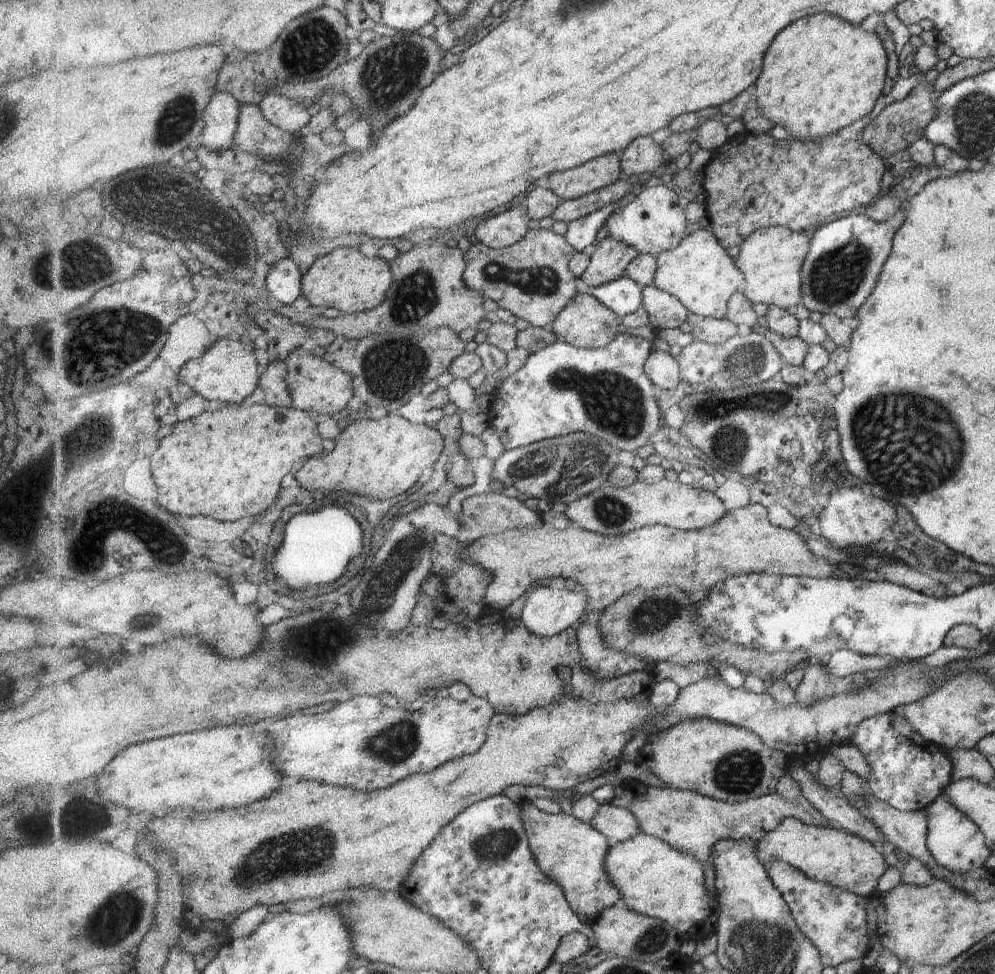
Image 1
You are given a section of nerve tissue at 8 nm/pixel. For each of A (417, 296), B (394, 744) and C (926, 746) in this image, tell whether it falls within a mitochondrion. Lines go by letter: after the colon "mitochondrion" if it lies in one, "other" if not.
A: mitochondrion
B: mitochondrion
C: other

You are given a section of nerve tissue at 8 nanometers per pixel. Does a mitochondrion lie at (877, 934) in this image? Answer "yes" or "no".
no

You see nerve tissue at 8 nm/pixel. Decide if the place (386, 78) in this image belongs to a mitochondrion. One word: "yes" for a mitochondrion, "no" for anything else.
yes

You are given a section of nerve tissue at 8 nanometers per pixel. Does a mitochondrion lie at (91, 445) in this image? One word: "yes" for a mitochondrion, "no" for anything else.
yes

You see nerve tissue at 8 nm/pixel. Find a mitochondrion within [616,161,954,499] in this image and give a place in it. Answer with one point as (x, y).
(835, 277)

